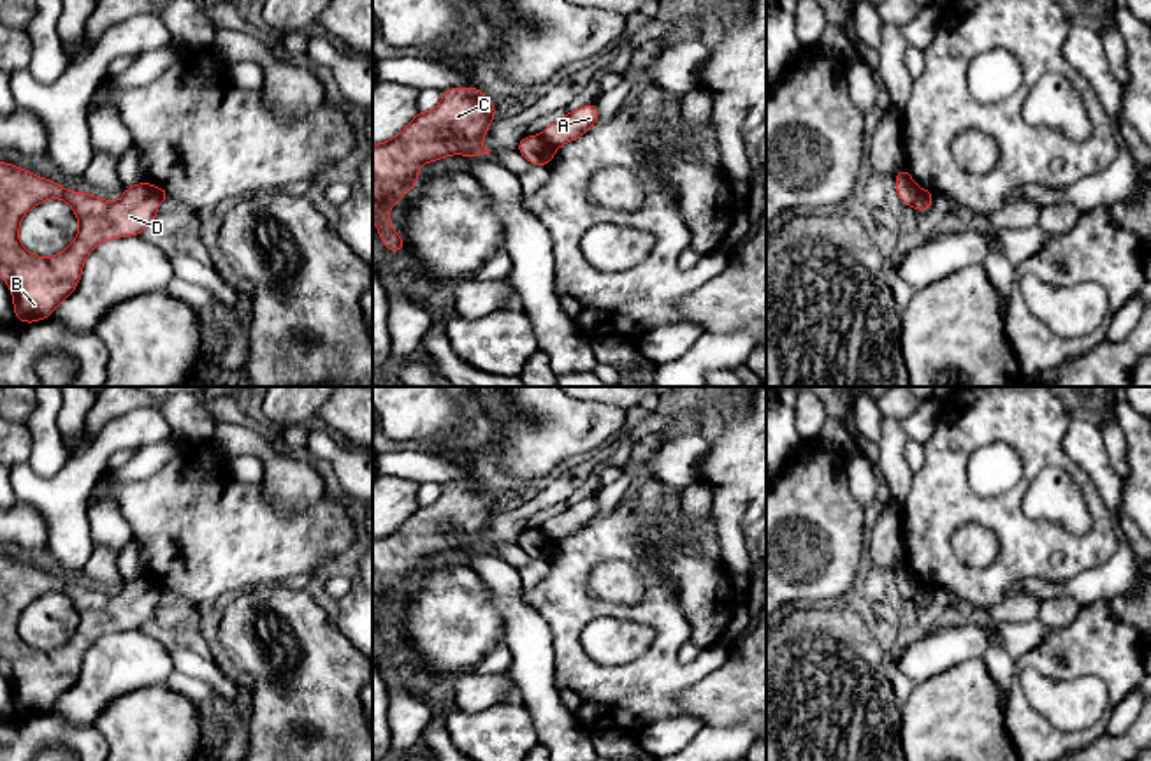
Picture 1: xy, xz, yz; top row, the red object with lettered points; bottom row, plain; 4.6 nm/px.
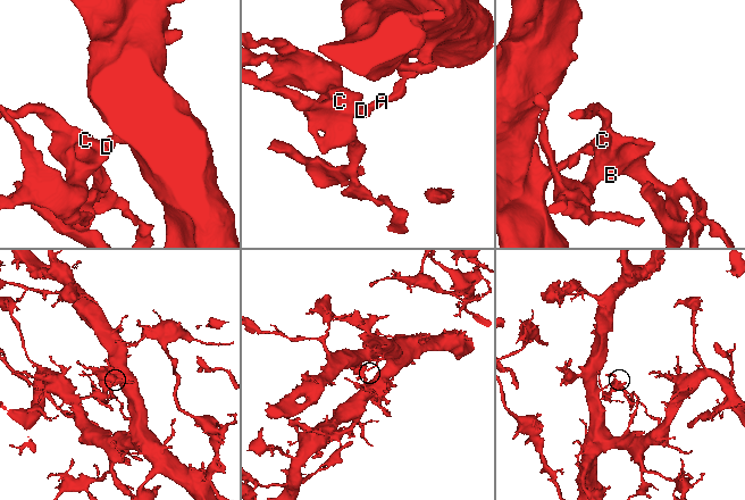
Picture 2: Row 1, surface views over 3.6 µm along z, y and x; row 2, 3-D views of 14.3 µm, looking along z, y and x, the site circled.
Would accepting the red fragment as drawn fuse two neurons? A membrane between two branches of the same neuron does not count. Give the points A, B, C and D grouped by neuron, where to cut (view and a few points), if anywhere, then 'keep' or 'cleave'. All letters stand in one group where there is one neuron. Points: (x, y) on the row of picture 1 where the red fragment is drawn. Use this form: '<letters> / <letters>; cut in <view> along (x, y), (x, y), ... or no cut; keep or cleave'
A / B C D; cut in yz along (919, 188), (918, 199), (912, 204); cleave

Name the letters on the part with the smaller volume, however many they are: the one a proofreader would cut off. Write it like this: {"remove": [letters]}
{"remove": ["B", "C", "D"]}

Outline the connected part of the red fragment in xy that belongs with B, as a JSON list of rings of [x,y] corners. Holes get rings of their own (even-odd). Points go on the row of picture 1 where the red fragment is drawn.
[[[0,162],[0,278],[11,288],[16,320],[33,323],[51,316],[77,288],[86,257],[107,239],[141,236],[158,207],[156,186],[148,181],[109,202]],[[47,199],[65,200],[79,220],[72,244],[49,258],[32,255],[18,237],[23,216]]]

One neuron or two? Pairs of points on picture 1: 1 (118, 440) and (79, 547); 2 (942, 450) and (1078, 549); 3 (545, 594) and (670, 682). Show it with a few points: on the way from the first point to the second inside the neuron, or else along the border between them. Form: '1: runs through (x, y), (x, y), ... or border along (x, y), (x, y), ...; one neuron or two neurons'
1: runs through (90, 464), (74, 482), (74, 519); one neuron
2: runs through (958, 489), (979, 510), (998, 514), (1039, 549); one neuron
3: runs through (566, 633), (568, 649), (601, 682), (631, 682); one neuron

